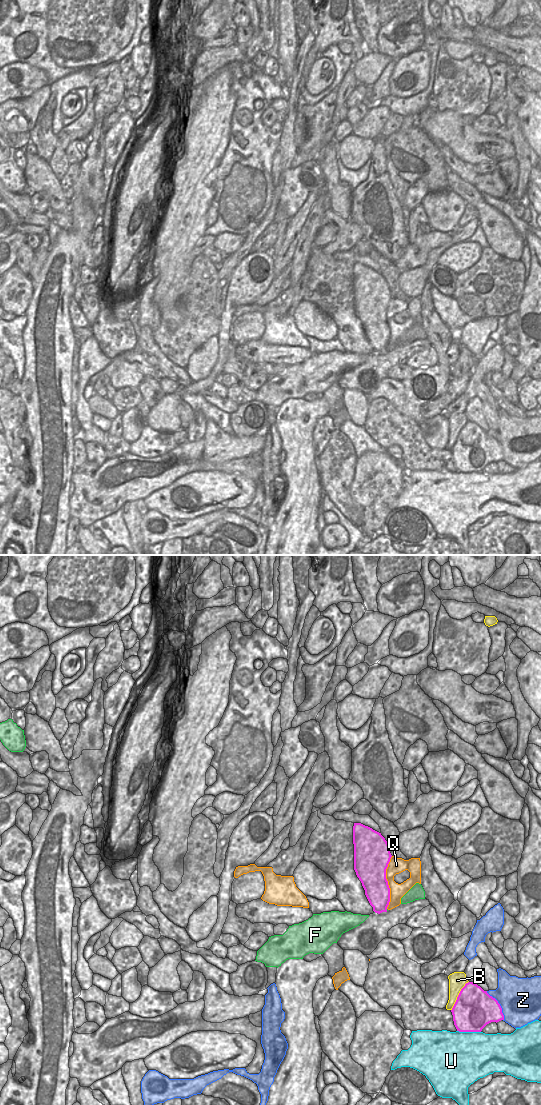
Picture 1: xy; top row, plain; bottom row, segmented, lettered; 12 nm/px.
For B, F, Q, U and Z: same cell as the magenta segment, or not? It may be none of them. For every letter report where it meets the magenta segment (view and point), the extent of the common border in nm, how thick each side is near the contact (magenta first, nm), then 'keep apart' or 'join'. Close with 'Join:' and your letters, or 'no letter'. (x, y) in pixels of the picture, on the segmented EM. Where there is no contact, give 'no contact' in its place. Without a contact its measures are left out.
B: xy (458, 996) | 420 nm | 480/220 nm | keep apart
F: no contact | keep apart
Q: xy (387, 882) | 650 nm | 360/190 nm | keep apart
U: xy (469, 1031) | 280 nm | 480/480 nm | keep apart
Z: xy (499, 1005) | 420 nm | 400/480 nm | keep apart
Join: no letter

